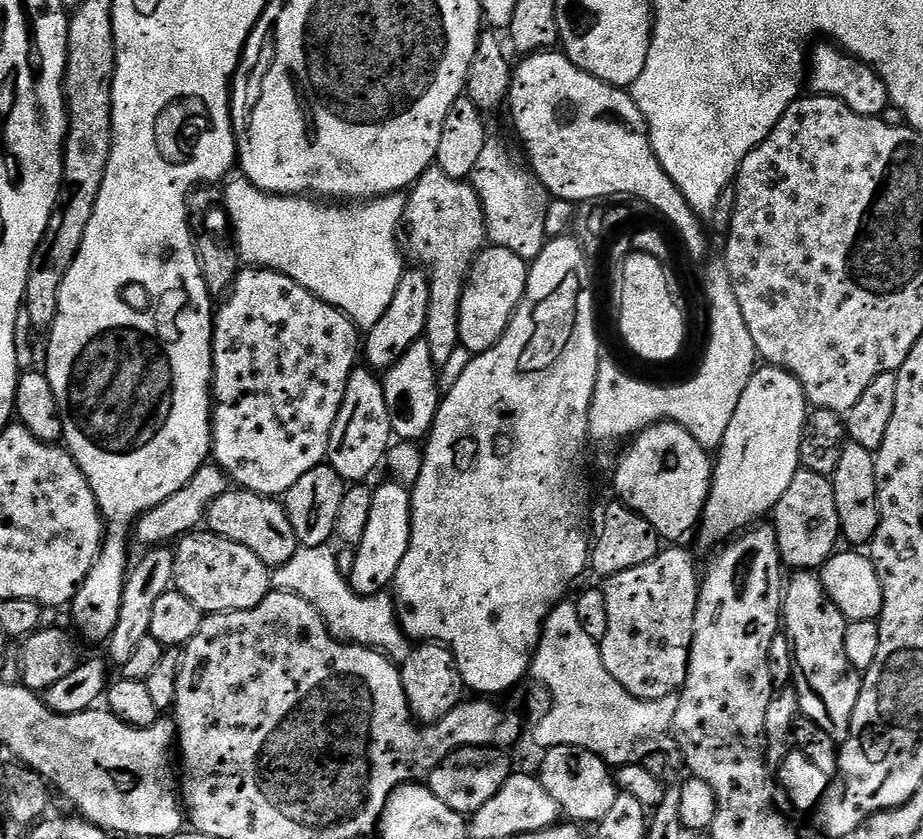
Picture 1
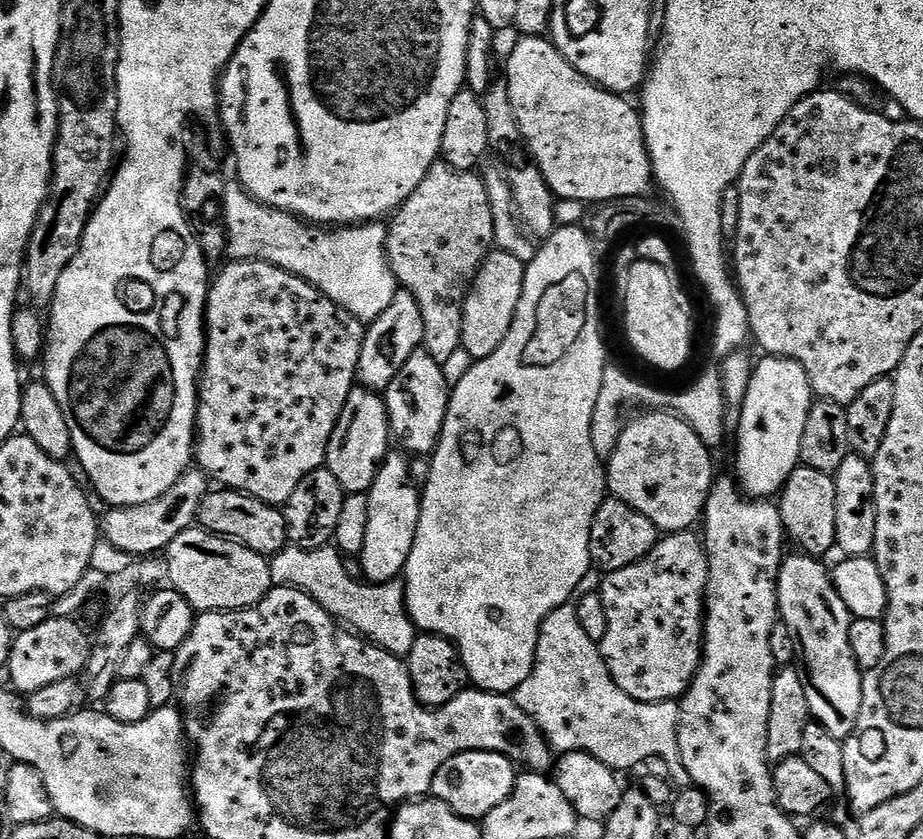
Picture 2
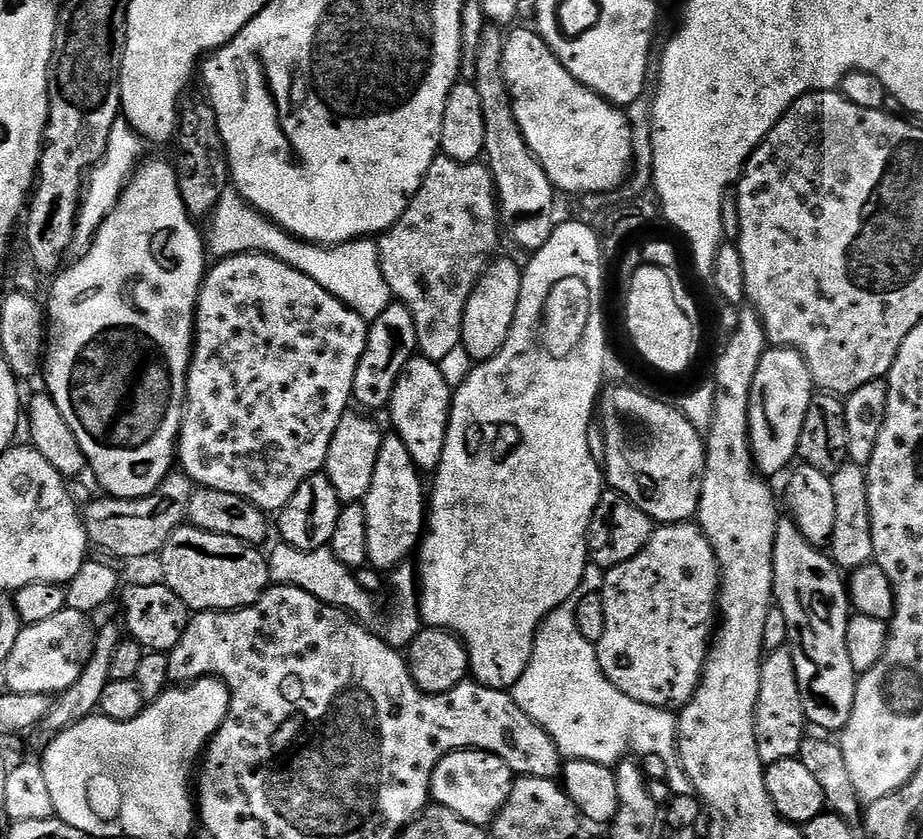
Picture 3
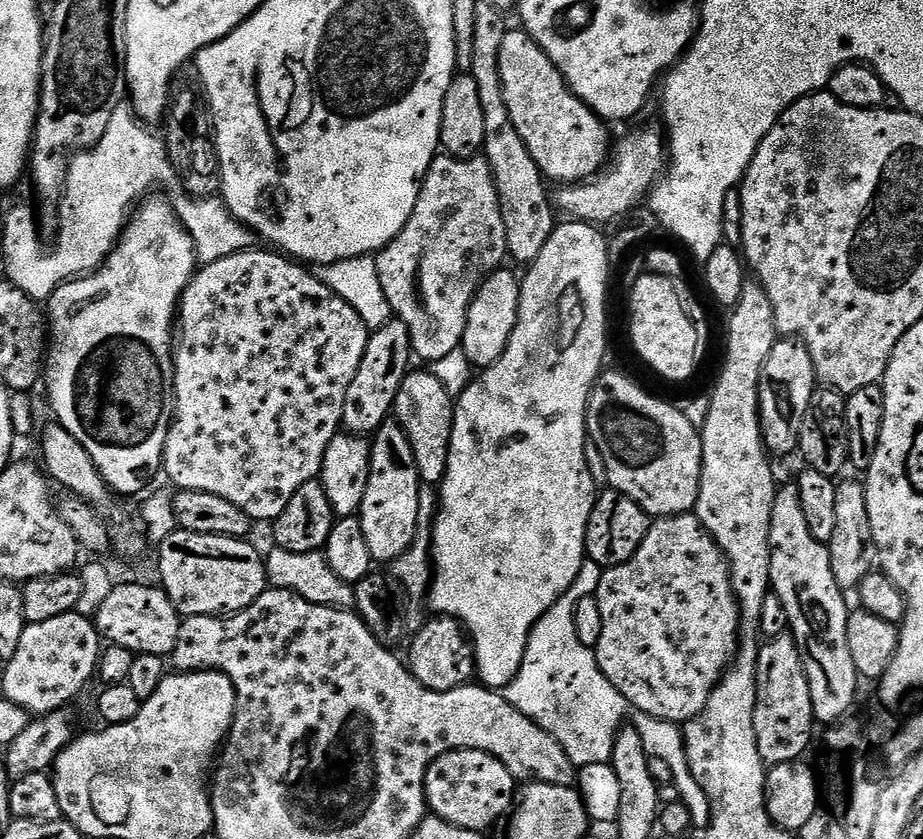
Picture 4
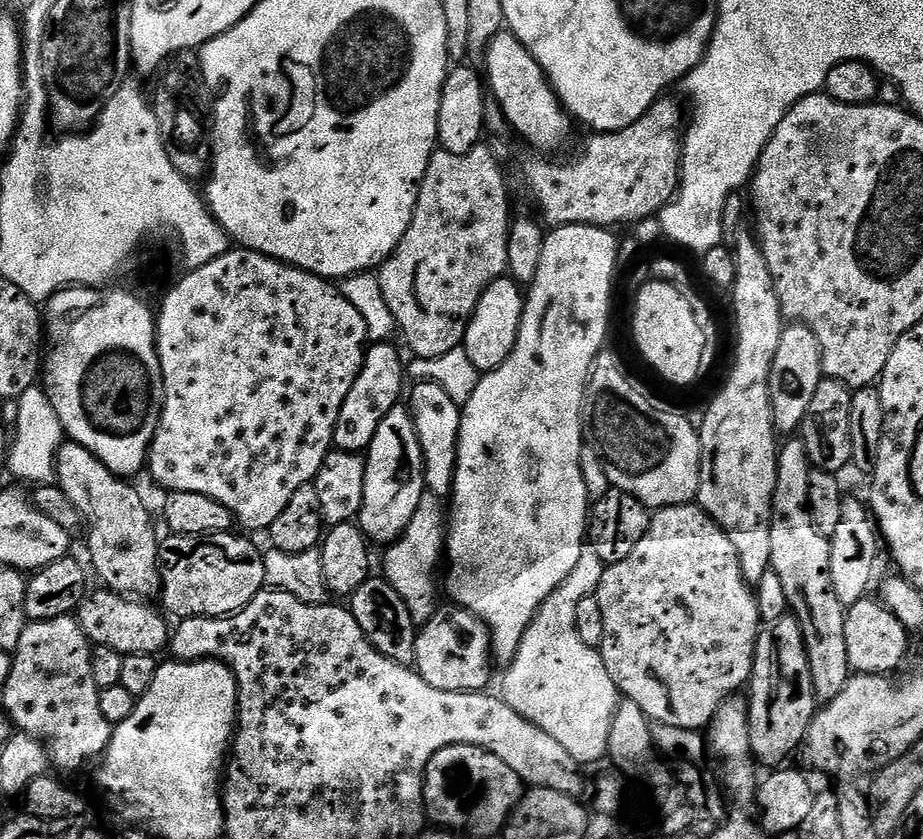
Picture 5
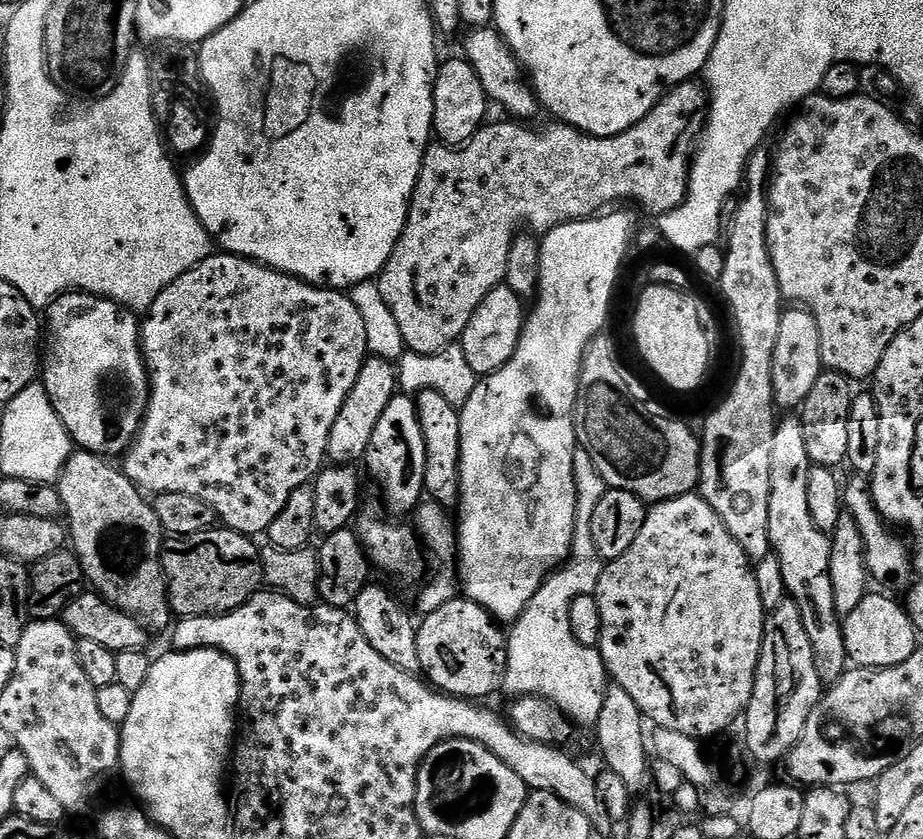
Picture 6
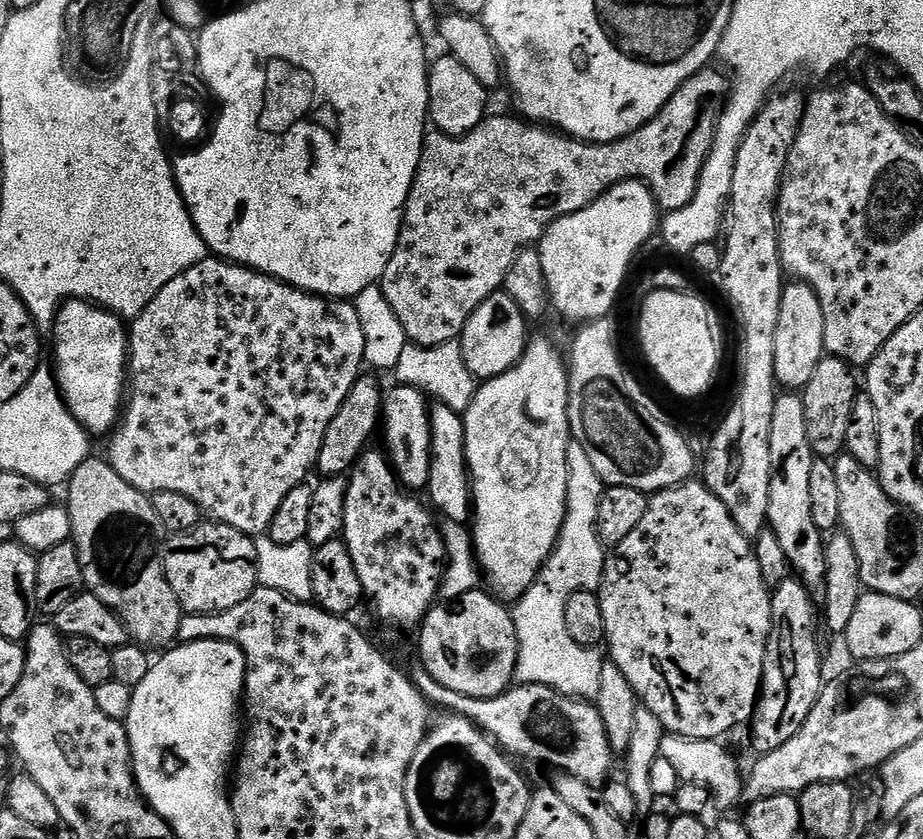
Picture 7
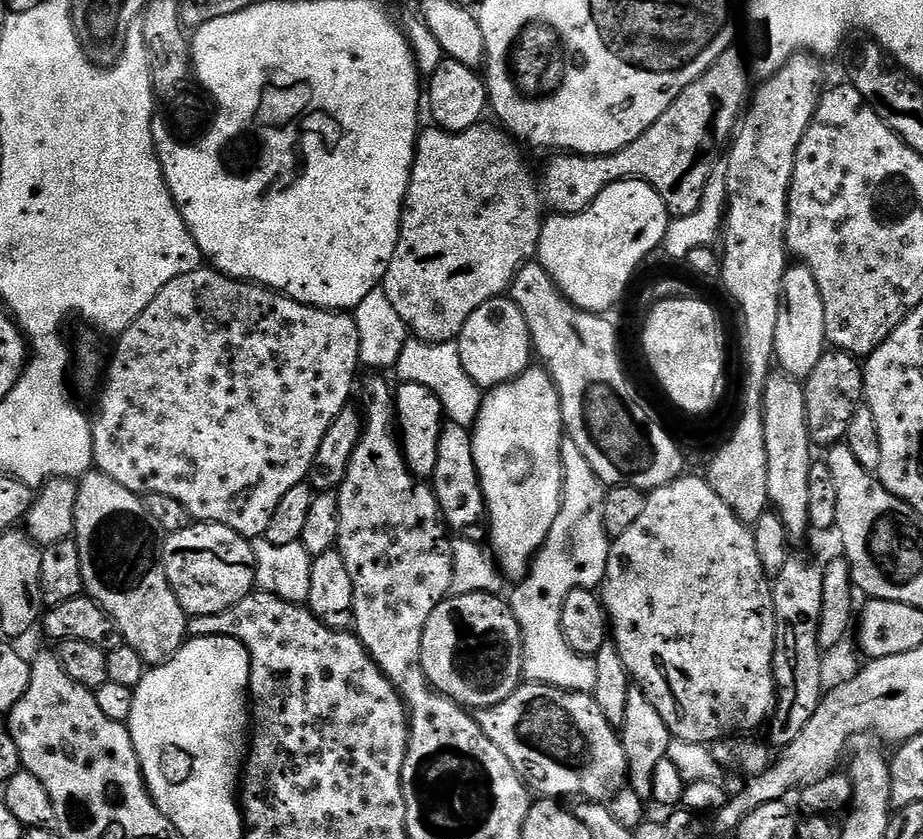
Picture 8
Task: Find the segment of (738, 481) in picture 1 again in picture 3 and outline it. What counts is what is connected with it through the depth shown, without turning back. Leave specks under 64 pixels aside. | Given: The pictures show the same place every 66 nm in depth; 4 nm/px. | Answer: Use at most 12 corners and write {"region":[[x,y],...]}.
{"region":[[769,347],[754,374],[752,458],[773,478],[797,459],[813,395],[793,348]]}

